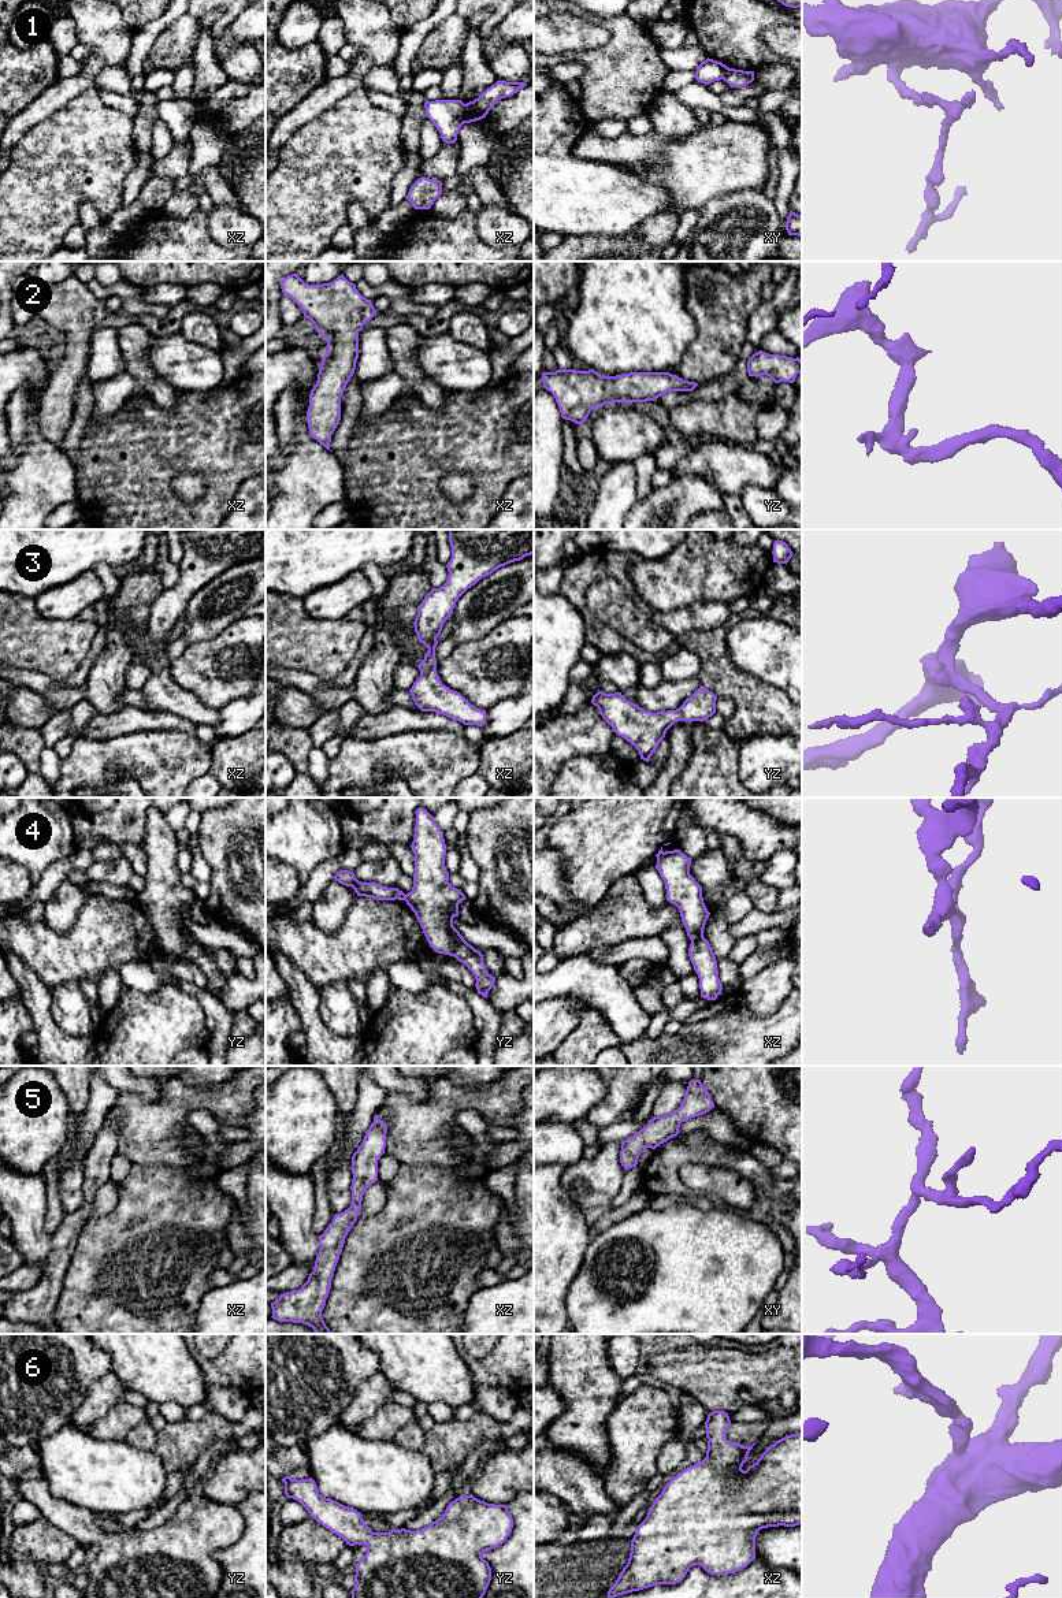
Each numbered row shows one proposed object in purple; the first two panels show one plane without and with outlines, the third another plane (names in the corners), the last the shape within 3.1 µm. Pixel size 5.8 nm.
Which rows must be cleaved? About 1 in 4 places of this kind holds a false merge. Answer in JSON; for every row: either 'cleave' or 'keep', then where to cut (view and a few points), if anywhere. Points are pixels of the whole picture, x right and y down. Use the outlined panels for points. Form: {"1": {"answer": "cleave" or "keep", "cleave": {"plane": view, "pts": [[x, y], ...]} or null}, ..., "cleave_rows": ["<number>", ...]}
{"1": {"answer": "cleave", "cleave": {"plane": "xz", "pts": [[465, 104], [461, 112], [461, 123]]}}, "2": {"answer": "keep", "cleave": null}, "3": {"answer": "keep", "cleave": null}, "4": {"answer": "cleave", "cleave": {"plane": "xz", "pts": [[702, 936], [691, 941]]}}, "5": {"answer": "keep", "cleave": null}, "6": {"answer": "keep", "cleave": null}, "cleave_rows": ["1", "4"]}

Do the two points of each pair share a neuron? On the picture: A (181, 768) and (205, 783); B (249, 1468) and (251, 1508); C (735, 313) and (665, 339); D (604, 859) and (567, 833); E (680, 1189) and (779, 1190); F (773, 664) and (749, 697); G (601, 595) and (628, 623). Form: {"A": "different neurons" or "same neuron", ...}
{"A": "different neurons", "B": "different neurons", "C": "different neurons", "D": "same neuron", "E": "same neuron", "F": "different neurons", "G": "same neuron"}

